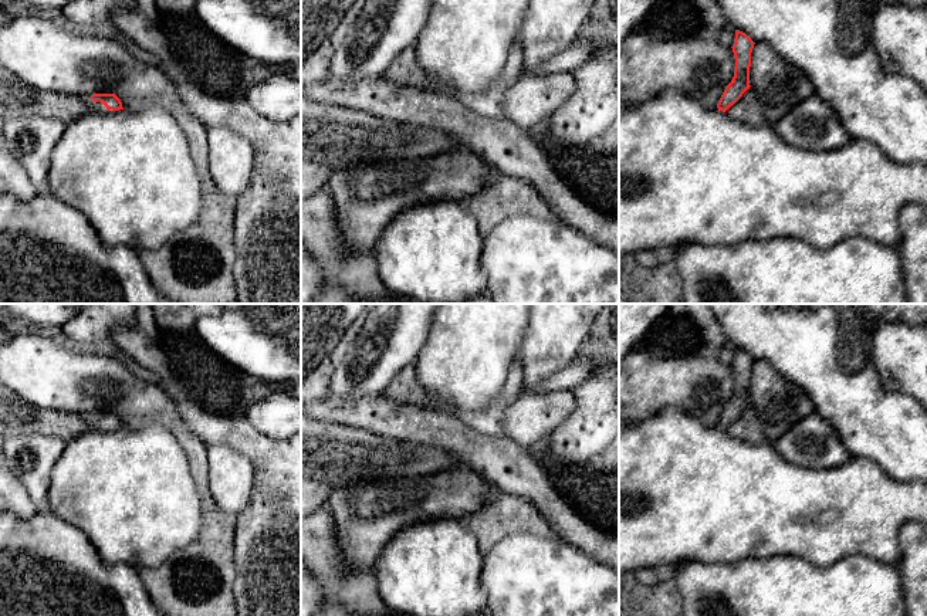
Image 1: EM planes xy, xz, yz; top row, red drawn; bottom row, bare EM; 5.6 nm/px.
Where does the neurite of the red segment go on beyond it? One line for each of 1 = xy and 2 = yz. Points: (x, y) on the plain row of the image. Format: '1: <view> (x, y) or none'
1: xy (95, 425)
2: none

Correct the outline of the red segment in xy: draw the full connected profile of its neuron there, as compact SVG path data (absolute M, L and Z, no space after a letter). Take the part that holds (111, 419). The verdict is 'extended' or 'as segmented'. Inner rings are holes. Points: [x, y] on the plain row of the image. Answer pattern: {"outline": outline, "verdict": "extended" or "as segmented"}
{"outline": "M115 412L81 413L81 419L91 431L115 431L124 427L121 417Z", "verdict": "extended"}

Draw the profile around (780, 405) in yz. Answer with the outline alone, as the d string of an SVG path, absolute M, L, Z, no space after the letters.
M767 359L754 362L750 403L769 444L775 444L791 427L815 412L809 395L784 378Z

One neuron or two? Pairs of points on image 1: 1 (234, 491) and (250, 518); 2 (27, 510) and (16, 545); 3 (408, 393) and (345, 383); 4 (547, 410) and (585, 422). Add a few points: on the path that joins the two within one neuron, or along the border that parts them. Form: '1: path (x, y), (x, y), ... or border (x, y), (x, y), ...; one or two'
1: border (253, 474), (250, 501), (236, 515); two
2: border (41, 507), (30, 517), (14, 517); two
3: border (408, 364), (396, 374), (384, 393); two
4: border (572, 389), (574, 409), (544, 440); two

